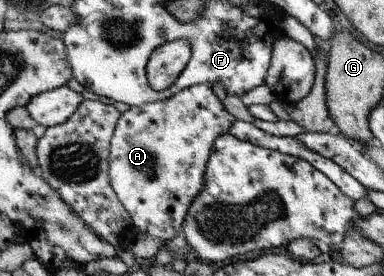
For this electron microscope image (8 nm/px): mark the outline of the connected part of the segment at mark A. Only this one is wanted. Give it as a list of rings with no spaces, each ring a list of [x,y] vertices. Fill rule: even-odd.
[[[203,83],[188,86],[169,99],[129,107],[118,116],[110,138],[108,179],[137,232],[165,242],[181,230],[188,206],[203,189],[212,142],[215,137],[227,133],[233,121],[234,116],[225,110],[211,86]]]

